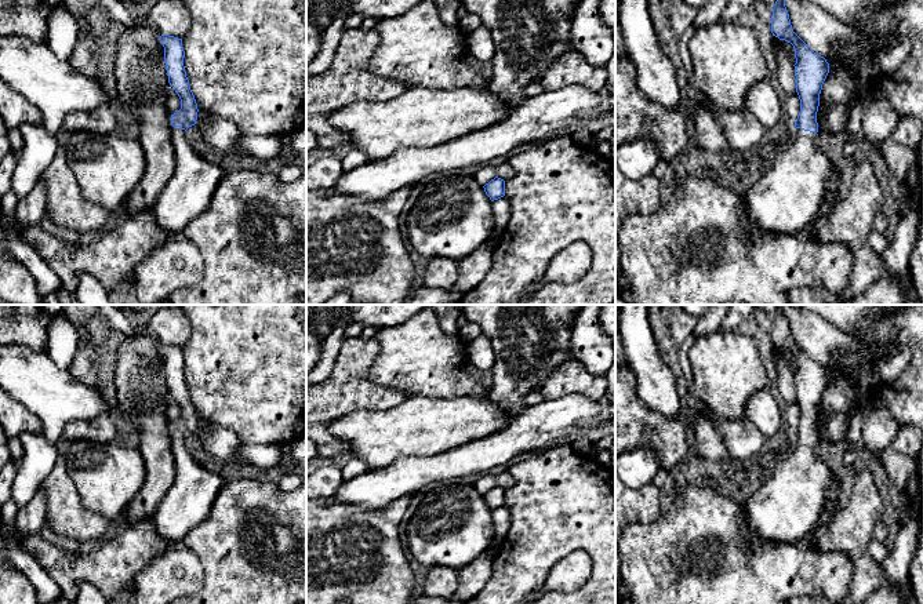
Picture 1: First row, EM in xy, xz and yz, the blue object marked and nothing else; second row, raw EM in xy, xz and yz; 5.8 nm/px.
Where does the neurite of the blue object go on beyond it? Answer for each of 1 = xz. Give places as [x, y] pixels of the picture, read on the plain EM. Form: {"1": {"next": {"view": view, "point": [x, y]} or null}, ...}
{"1": {"next": null}}

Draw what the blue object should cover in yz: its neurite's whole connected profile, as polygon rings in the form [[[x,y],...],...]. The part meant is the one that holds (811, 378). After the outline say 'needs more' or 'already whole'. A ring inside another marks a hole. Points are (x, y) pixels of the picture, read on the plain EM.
[[[777,305],[771,316],[771,342],[795,357],[796,401],[800,408],[796,443],[773,477],[753,488],[742,507],[745,523],[757,539],[799,545],[817,527],[824,506],[839,502],[840,490],[831,483],[833,472],[829,465],[814,452],[820,403],[829,372],[793,341],[786,306]]] | needs more

